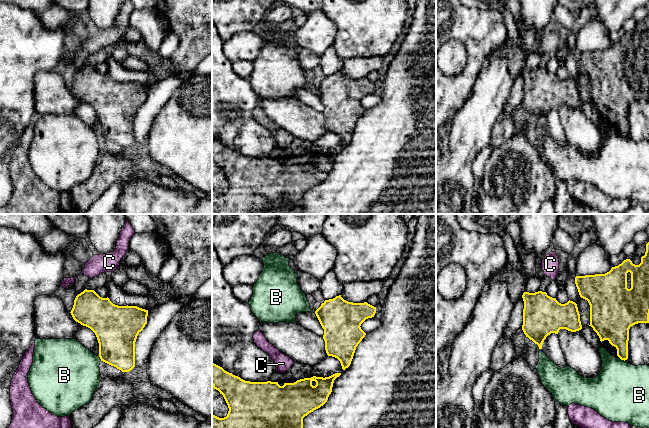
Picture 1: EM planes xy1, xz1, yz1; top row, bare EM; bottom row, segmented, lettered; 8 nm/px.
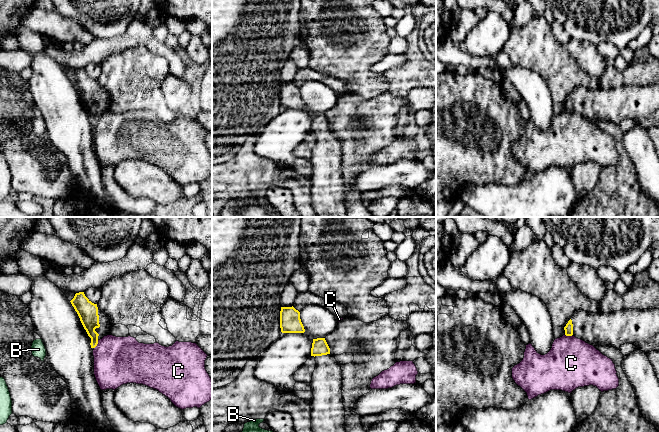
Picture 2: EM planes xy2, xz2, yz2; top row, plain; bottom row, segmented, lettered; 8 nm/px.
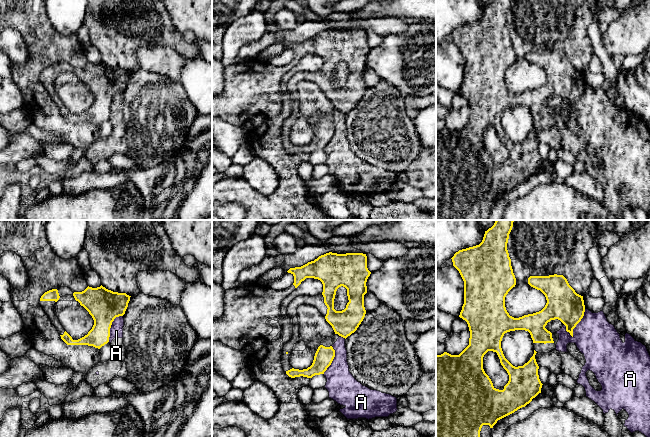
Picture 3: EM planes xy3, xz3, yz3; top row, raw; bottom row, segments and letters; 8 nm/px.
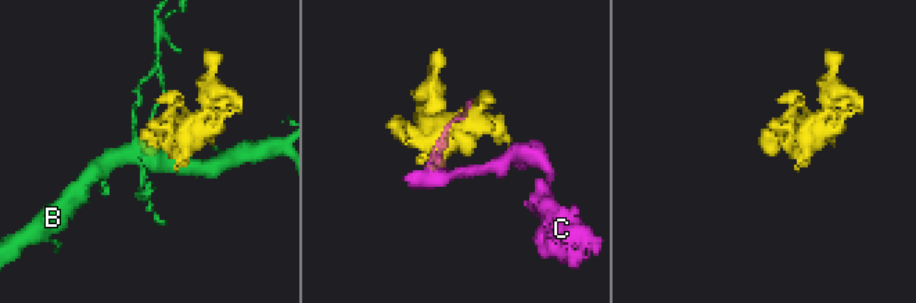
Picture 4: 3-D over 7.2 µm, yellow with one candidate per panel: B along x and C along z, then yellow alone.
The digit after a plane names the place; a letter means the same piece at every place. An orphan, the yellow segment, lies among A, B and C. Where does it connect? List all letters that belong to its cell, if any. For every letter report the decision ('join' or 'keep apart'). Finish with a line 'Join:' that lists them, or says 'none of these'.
A: keep apart
B: keep apart
C: keep apart
Join: none of these

